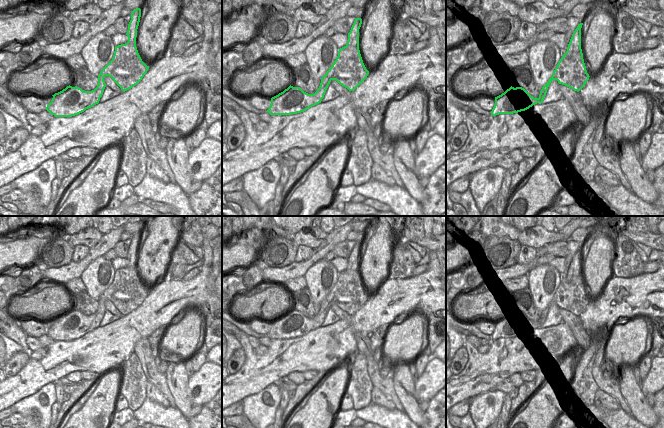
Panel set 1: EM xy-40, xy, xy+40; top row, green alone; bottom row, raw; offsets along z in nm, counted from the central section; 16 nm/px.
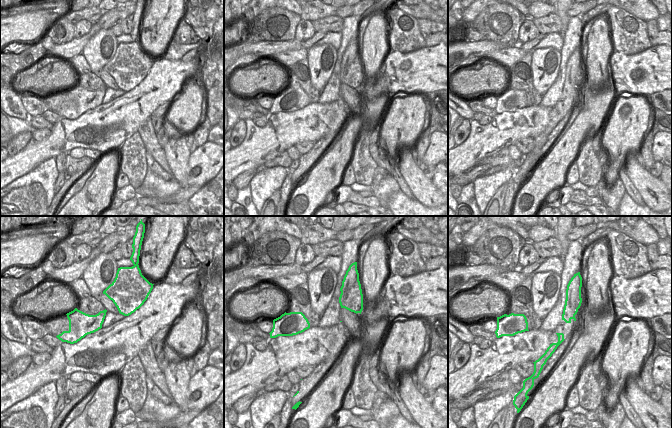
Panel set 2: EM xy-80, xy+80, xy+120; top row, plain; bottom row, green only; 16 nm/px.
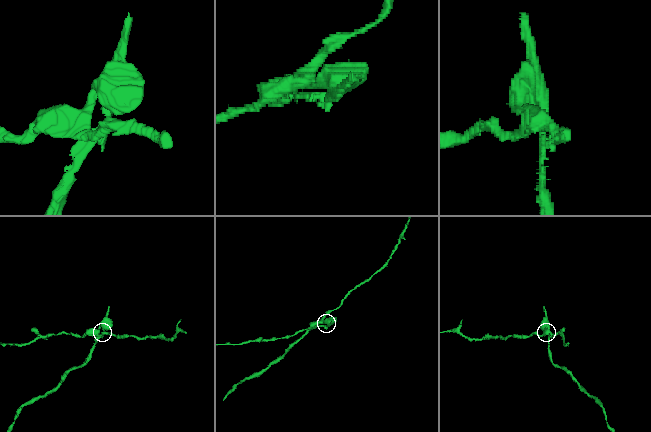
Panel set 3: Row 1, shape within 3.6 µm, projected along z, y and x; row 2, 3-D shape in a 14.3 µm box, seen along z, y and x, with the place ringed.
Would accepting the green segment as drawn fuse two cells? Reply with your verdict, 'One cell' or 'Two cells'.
Two cells

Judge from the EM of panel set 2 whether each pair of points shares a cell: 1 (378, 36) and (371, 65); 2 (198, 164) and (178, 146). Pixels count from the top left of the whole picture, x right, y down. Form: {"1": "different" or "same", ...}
{"1": "same", "2": "different"}

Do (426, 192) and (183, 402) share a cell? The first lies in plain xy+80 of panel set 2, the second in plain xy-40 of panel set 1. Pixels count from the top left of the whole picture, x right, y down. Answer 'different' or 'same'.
same

